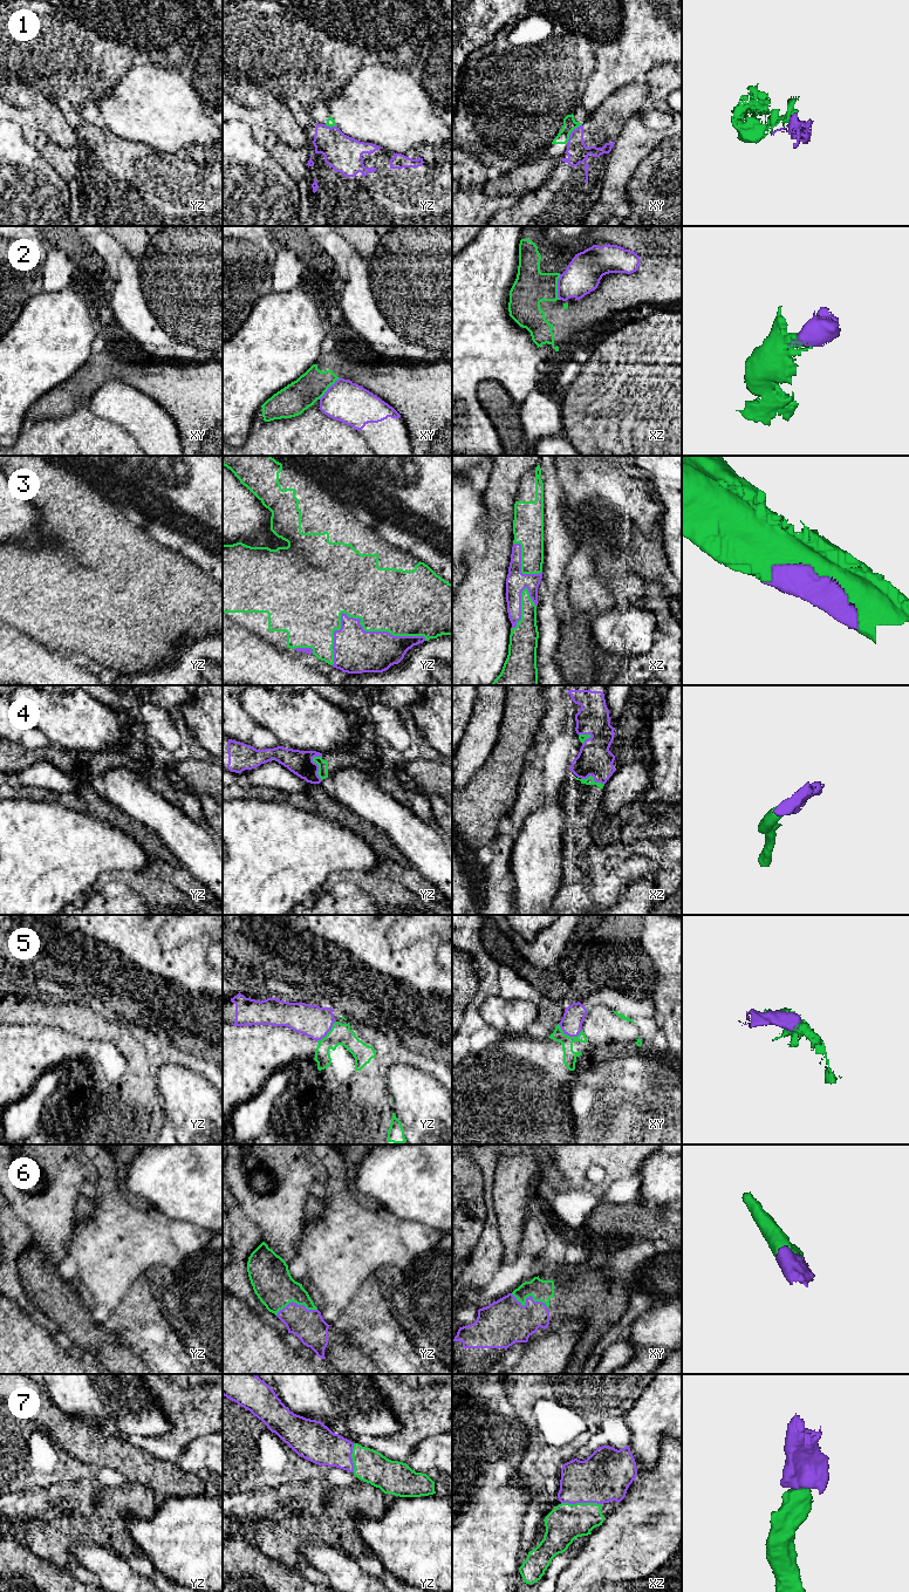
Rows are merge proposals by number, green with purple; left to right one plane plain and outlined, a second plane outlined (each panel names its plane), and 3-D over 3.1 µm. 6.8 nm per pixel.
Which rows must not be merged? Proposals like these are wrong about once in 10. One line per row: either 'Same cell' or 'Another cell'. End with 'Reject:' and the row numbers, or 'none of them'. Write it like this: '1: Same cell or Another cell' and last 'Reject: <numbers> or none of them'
1: Another cell
2: Another cell
3: Same cell
4: Same cell
5: Same cell
6: Same cell
7: Same cell
Reject: 1, 2

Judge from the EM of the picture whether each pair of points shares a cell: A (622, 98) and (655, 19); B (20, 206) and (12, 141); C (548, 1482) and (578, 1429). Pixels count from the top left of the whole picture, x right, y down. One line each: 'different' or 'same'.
A: different
B: same
C: same

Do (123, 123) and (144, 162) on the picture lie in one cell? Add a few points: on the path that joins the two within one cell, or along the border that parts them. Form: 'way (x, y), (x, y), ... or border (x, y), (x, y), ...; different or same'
border (108, 128), (122, 137), (145, 143), (158, 151); different

